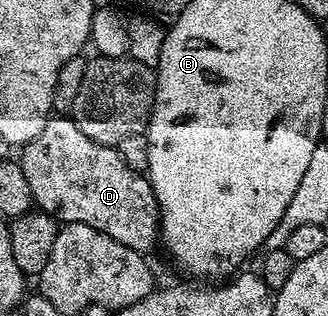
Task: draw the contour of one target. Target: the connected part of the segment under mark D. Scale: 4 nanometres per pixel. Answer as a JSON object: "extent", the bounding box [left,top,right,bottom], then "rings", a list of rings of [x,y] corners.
{"extent":[18,116,160,252],"rings":[[[52,116],[46,128],[26,143],[19,154],[18,161],[26,176],[26,184],[30,184],[33,203],[41,211],[51,214],[58,223],[90,224],[90,228],[106,232],[110,240],[118,240],[118,244],[141,252],[149,252],[158,246],[160,206],[156,202],[152,183],[141,171],[125,164],[115,146],[96,143],[78,128],[71,117]]]}

